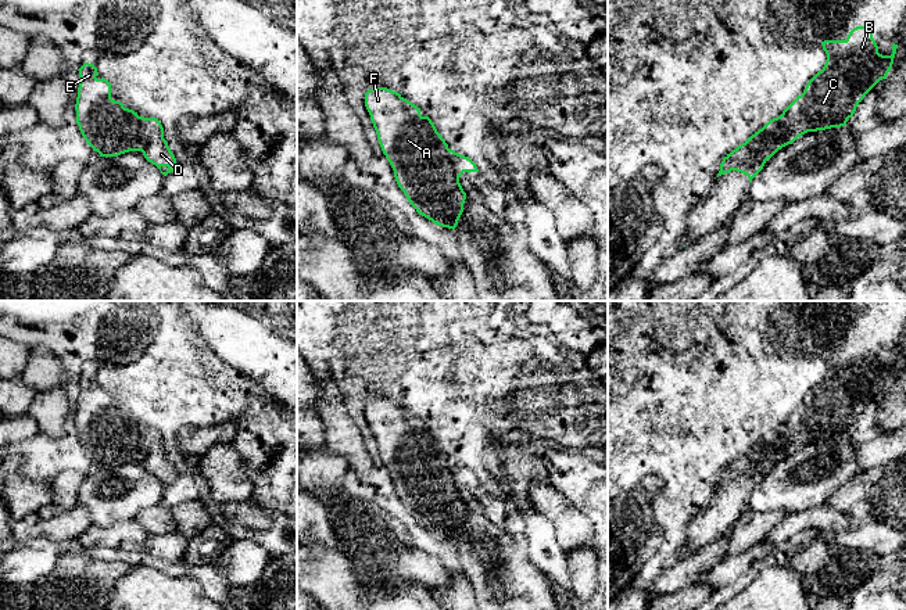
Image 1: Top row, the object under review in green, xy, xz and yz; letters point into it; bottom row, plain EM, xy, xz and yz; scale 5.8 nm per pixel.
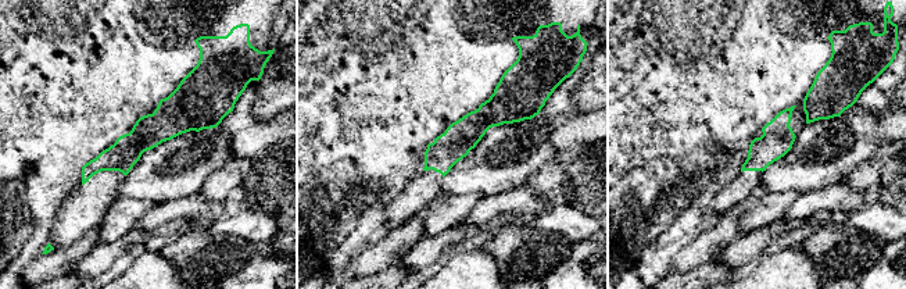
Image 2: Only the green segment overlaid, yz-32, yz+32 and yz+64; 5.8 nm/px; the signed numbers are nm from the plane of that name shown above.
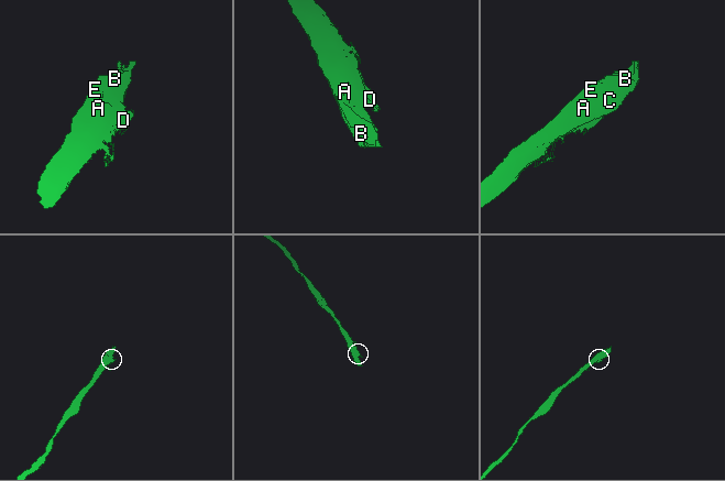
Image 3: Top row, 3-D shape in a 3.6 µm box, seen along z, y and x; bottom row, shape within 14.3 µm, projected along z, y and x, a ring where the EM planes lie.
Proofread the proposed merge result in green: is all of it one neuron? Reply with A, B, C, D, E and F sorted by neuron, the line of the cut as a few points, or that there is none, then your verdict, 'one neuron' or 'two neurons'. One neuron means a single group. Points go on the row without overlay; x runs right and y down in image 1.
A B C E F / D; cut in yz along (780, 426), (777, 440), (763, 441), (758, 448), (770, 463); two neurons

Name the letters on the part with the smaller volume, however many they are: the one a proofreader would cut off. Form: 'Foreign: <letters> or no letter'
Foreign: D

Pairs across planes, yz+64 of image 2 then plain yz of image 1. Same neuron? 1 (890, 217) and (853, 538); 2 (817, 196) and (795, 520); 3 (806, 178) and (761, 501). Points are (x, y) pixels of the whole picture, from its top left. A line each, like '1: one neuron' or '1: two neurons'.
1: one neuron
2: one neuron
3: one neuron

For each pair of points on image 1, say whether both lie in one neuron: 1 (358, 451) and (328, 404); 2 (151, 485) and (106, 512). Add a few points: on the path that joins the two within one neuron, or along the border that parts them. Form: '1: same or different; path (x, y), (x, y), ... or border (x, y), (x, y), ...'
1: same; path (347, 440), (342, 434), (335, 415)
2: same; path (140, 494), (126, 502), (117, 503)

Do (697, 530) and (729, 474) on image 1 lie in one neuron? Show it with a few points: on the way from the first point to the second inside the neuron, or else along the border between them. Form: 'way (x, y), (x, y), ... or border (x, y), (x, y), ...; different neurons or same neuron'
way (711, 516), (729, 498), (729, 488); same neuron

